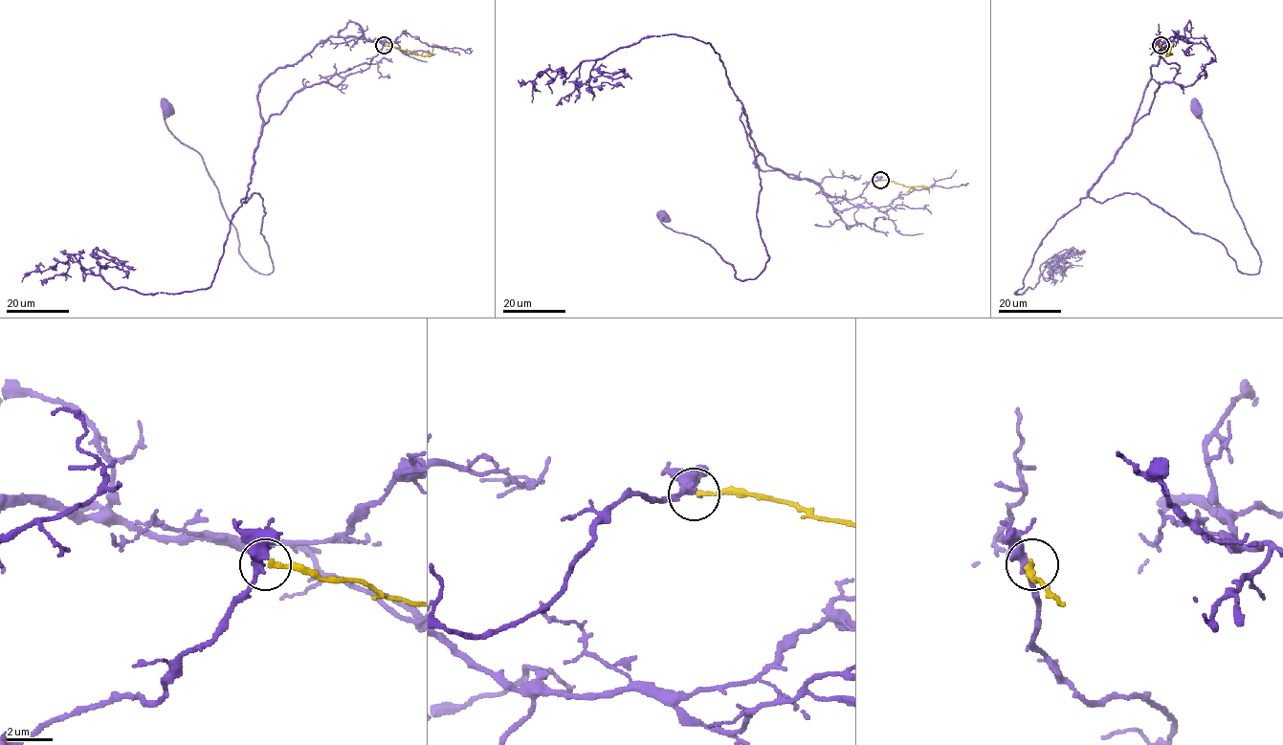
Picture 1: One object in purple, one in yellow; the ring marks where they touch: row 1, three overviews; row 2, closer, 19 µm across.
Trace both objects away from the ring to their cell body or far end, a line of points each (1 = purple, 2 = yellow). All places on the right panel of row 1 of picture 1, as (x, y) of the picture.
1: (1161, 45), (1178, 72), (1089, 196), (1138, 193), (1256, 273), (1260, 257), (1197, 107)
2: (1161, 45), (1166, 52), (1166, 55), (1173, 43)

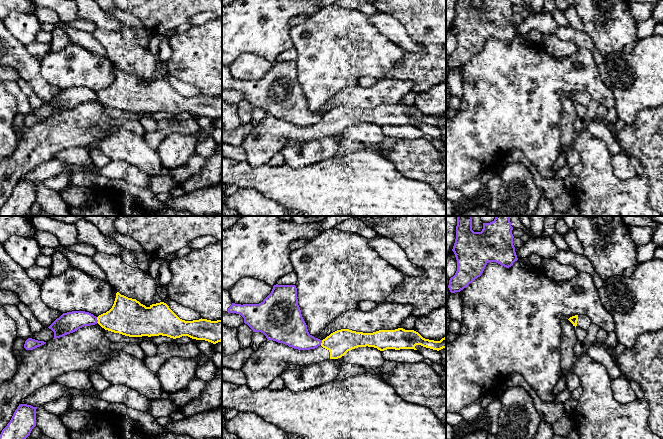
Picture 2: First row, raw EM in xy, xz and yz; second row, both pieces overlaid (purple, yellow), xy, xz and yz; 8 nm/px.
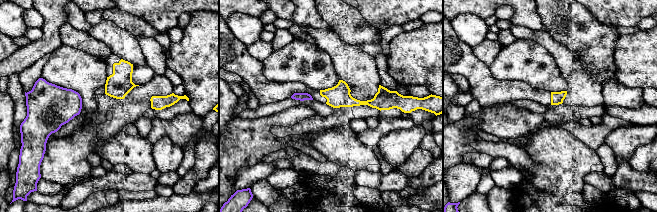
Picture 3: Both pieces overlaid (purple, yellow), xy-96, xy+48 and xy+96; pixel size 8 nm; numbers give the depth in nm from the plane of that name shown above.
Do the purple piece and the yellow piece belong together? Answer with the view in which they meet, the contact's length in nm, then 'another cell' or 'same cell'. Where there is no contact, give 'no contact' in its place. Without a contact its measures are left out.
meets purple in xy; contact 50 nm long; another cell

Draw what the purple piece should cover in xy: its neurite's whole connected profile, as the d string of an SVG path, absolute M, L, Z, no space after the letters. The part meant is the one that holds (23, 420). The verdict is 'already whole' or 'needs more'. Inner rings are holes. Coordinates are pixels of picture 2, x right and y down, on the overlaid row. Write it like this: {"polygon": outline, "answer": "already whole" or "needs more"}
{"polygon": "M19 404L10 422L2 430L0 439L26 439L36 426L36 409L27 404Z", "answer": "already whole"}

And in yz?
{"polygon": "M456 216L456 239L452 251L457 260L457 271L449 280L448 288L451 293L460 292L480 277L489 262L496 262L509 268L518 260L513 245L513 227L510 216L496 216L490 223L483 223L481 232L472 230L472 216Z", "answer": "already whole"}

